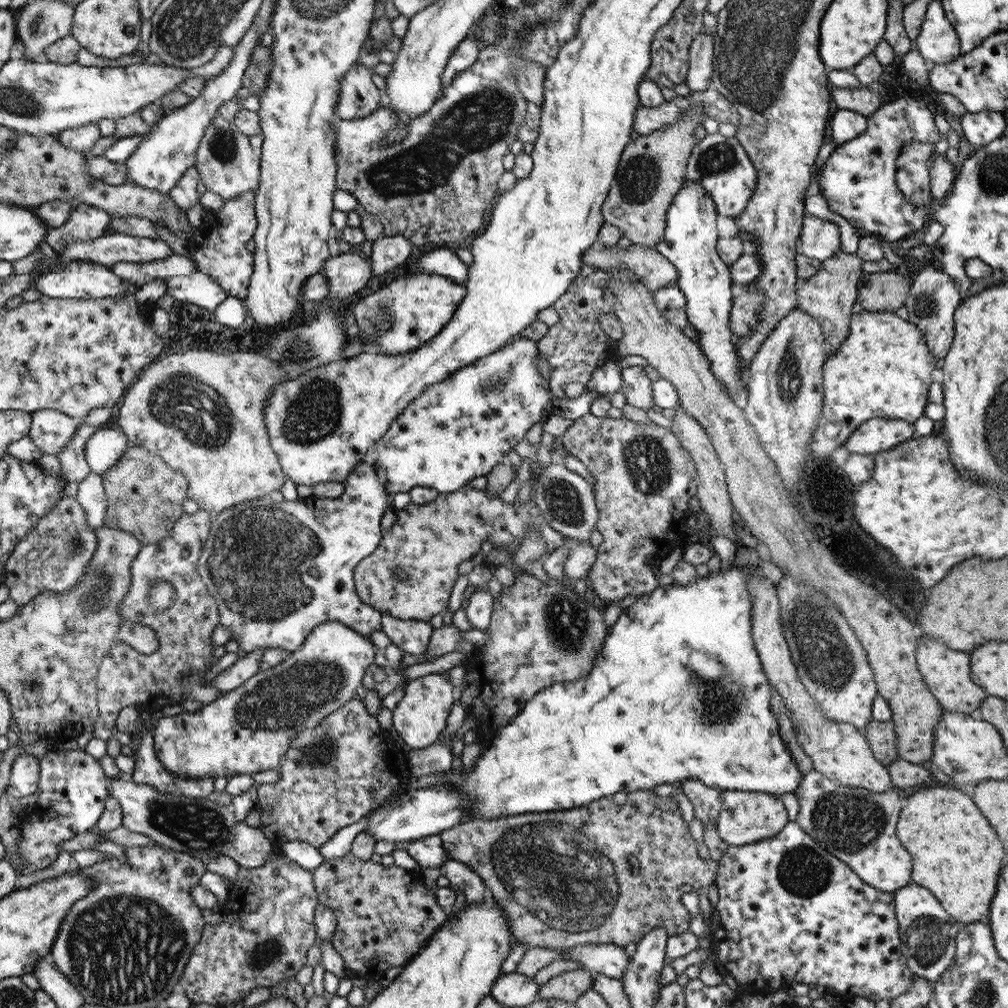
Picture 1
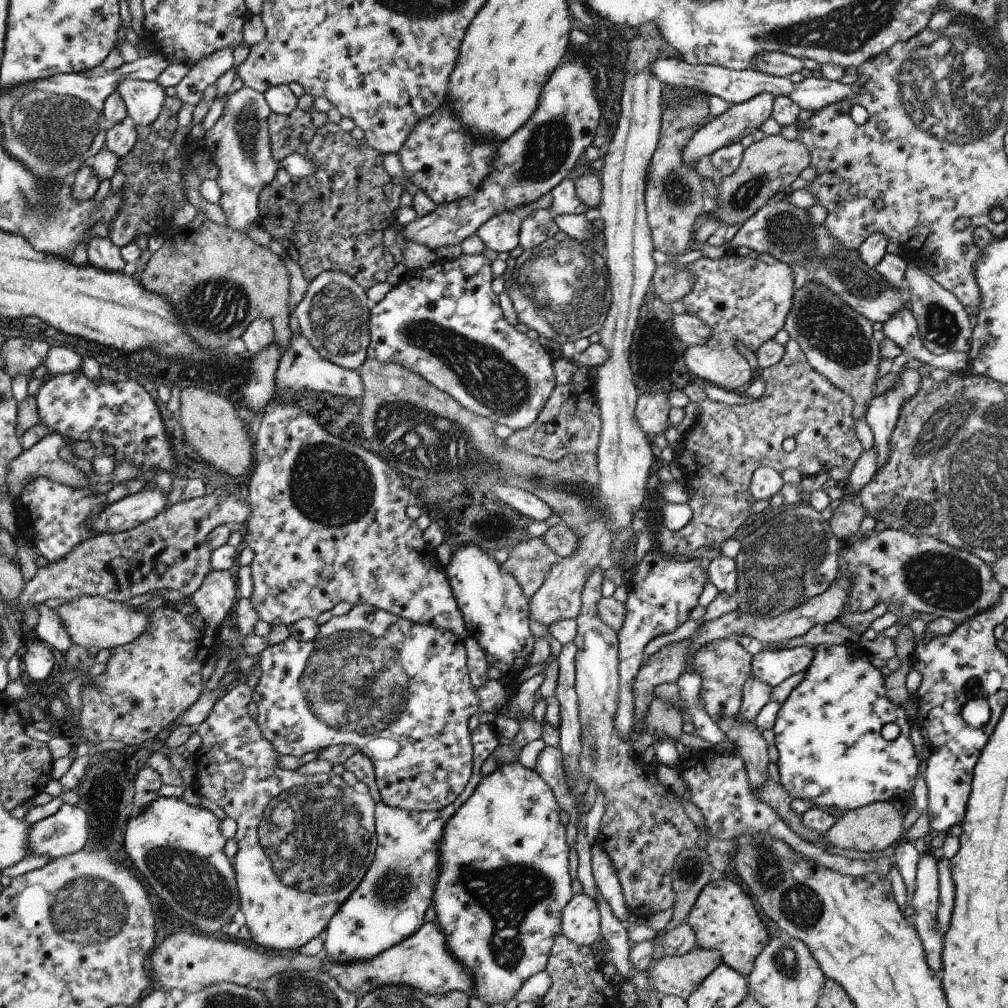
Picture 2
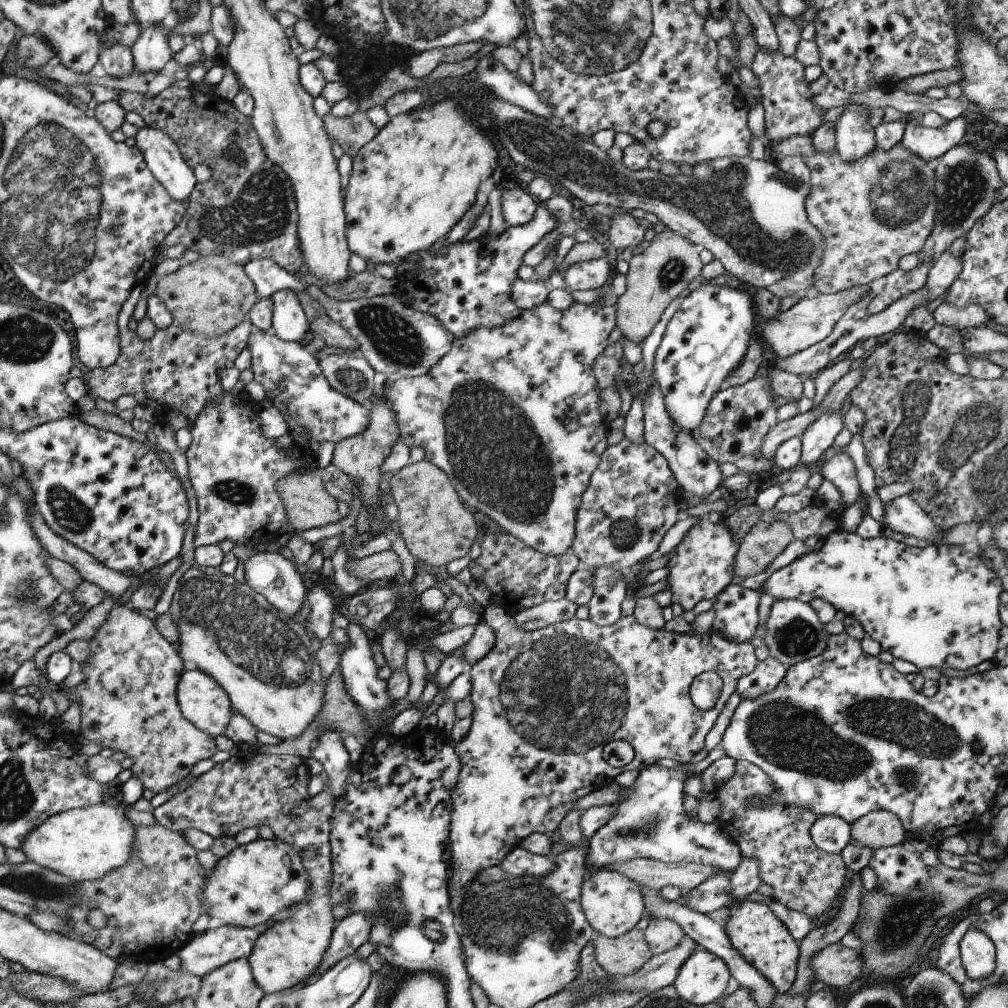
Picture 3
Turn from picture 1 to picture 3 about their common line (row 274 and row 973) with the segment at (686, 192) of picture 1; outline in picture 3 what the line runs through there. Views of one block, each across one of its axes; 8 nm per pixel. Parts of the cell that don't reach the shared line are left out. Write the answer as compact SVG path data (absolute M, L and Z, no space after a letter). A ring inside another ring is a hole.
M698 948L680 967L673 985L685 1001L703 1007L716 1003L731 989L733 981L726 961Z

